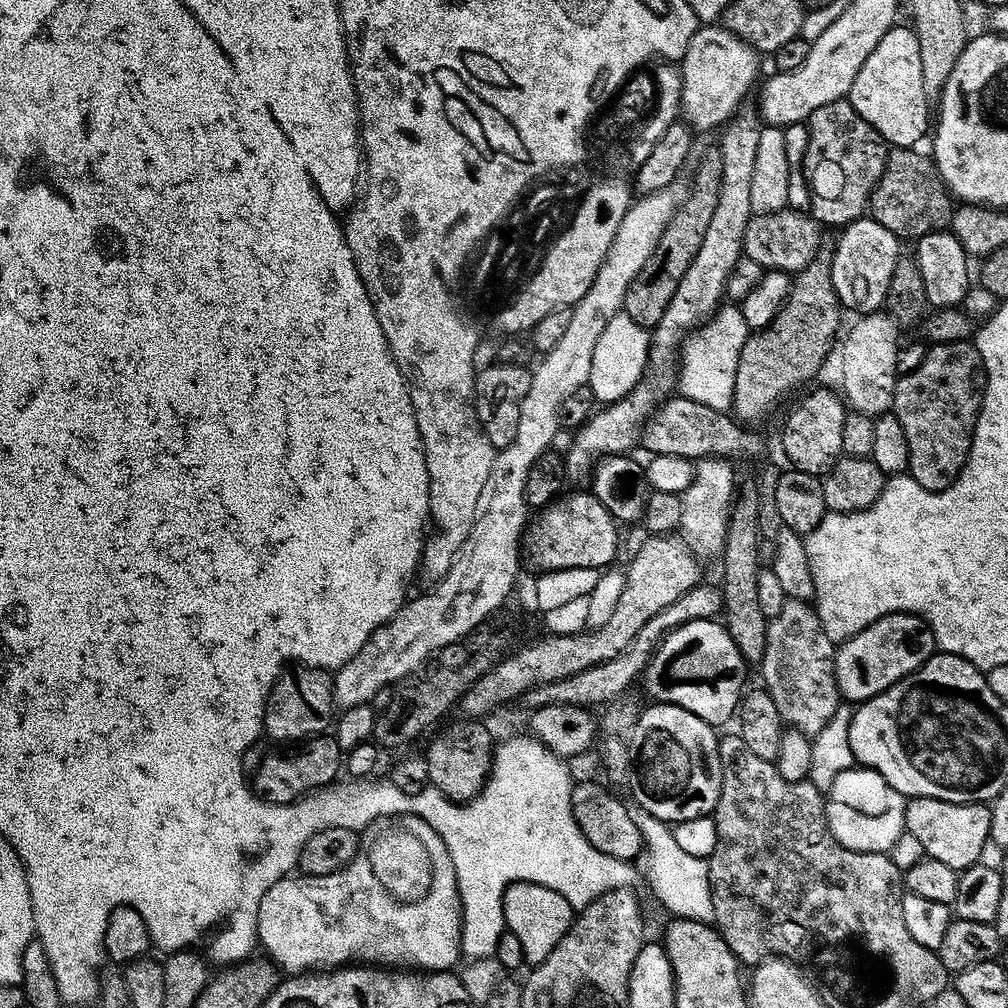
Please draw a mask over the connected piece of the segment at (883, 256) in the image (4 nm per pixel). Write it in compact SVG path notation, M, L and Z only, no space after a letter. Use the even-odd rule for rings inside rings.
M857 218L843 225L836 253L831 253L832 281L838 286L836 296L845 309L853 308L856 314L878 312L885 307L890 278L894 278L894 266L902 262L901 237L894 235L882 222L871 218Z

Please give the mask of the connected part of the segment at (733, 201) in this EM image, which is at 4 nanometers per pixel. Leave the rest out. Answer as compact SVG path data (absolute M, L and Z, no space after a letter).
M744 106L733 115L723 129L723 132L725 131L724 137L718 141L720 157L722 158L722 182L718 190L718 206L714 206L714 215L710 218L710 226L706 226L702 246L698 250L694 262L690 262L690 270L686 270L686 274L682 274L682 282L678 282L678 290L674 290L674 298L670 298L670 306L666 306L666 314L662 314L662 318L657 322L656 327L651 329L647 363L650 375L641 379L640 383L632 391L627 392L621 400L611 401L607 406L601 407L604 409L589 424L582 425L580 433L576 436L576 441L572 444L574 451L581 452L584 456L596 456L595 458L631 453L633 451L631 448L635 444L637 447L638 441L641 439L645 424L652 413L660 407L662 398L667 397L673 391L674 380L673 377L671 380L668 375L671 372L673 375L674 365L678 360L678 349L691 330L698 328L700 324L711 317L713 312L721 307L722 301L725 299L724 283L728 281L730 270L734 270L734 262L738 262L738 258L744 255L746 226L751 222L754 215L750 206L750 178L754 175L754 157L758 154L758 138L761 127L762 120L757 109L755 112L754 109Z

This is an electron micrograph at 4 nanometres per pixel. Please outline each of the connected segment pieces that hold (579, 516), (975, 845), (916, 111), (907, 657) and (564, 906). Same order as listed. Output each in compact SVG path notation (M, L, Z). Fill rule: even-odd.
M591 491L570 492L537 511L531 517L522 537L522 548L527 559L529 556L533 566L541 568L541 573L554 574L570 567L604 570L616 556L616 547L620 544L620 536L616 533L618 521L612 517L610 510L606 510L606 506L602 506L602 502L598 502Z
M918 796L904 805L904 826L907 835L913 836L924 847L923 855L938 858L946 866L965 870L977 863L984 852L984 843L989 843L992 834L992 813L984 802L975 804L955 804L938 798ZM918 824L918 830L914 825Z
M911 27L891 28L885 31L884 37L874 46L870 58L866 58L866 62L862 62L856 71L847 99L851 100L854 110L858 110L858 114L870 122L881 140L898 148L916 148L919 140L930 132L930 97L922 86L920 46Z
M887 612L882 618L870 622L870 626L866 626L858 634L843 641L843 644L857 658L876 660L878 667L875 668L874 674L887 688L921 668L938 651L930 626L912 612Z
M515 880L504 889L504 923L507 931L513 932L518 942L522 942L525 965L541 964L572 929L573 919L574 909L570 902L566 902L558 890L550 890L550 886Z

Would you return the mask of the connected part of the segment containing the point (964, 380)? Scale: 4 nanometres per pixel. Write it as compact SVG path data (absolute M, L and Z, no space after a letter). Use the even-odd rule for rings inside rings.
M952 340L949 344L932 344L918 362L913 372L903 373L897 379L891 411L902 422L902 434L906 434L906 446L910 450L908 472L928 492L941 492L956 481L966 458L970 454L976 416L980 412L981 393L972 376L980 376L982 365L975 343L968 340Z

